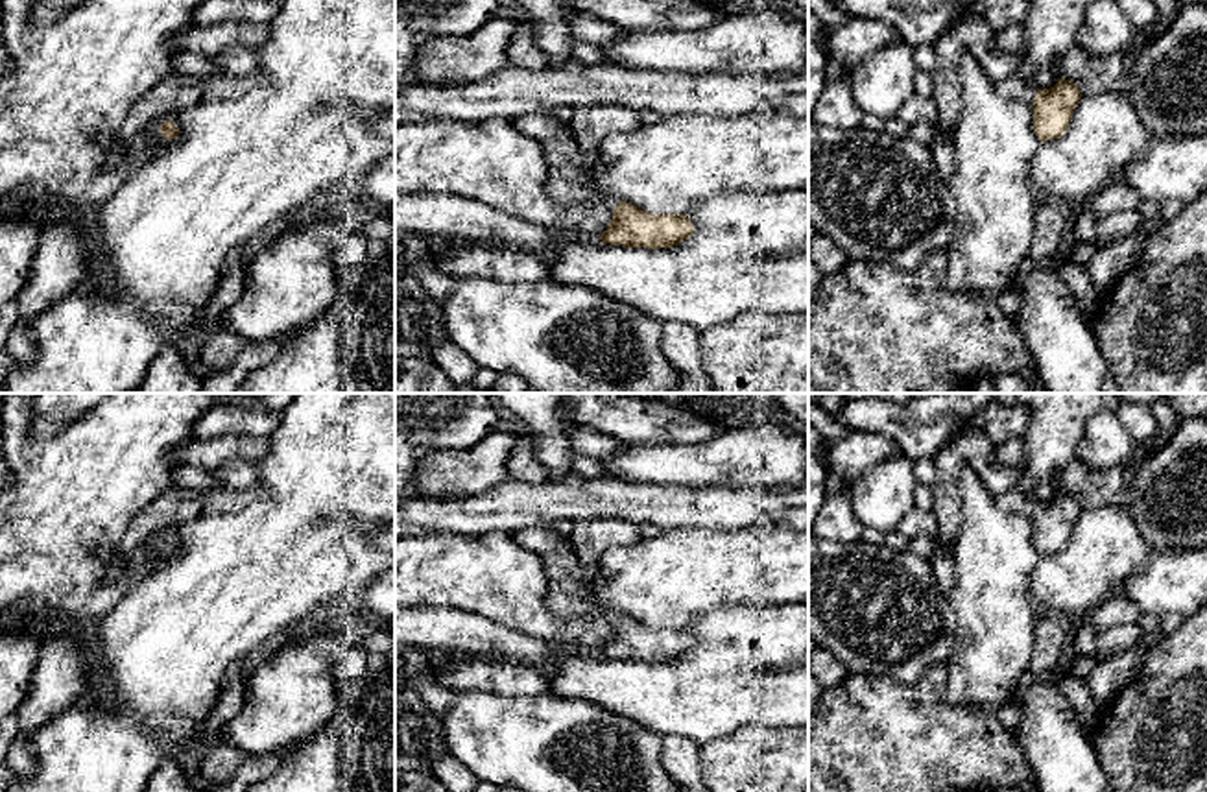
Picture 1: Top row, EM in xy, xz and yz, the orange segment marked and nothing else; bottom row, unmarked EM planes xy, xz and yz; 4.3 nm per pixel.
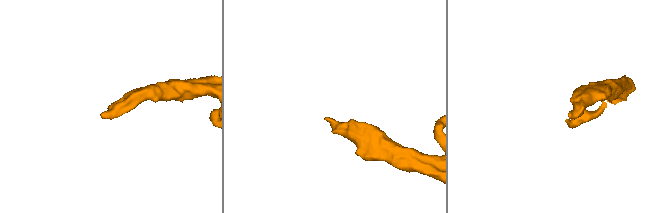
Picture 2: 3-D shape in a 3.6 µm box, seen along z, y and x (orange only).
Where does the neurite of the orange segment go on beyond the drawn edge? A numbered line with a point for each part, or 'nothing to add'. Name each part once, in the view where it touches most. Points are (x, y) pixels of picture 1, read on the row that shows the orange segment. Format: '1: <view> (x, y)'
1: yz (1014, 87)

